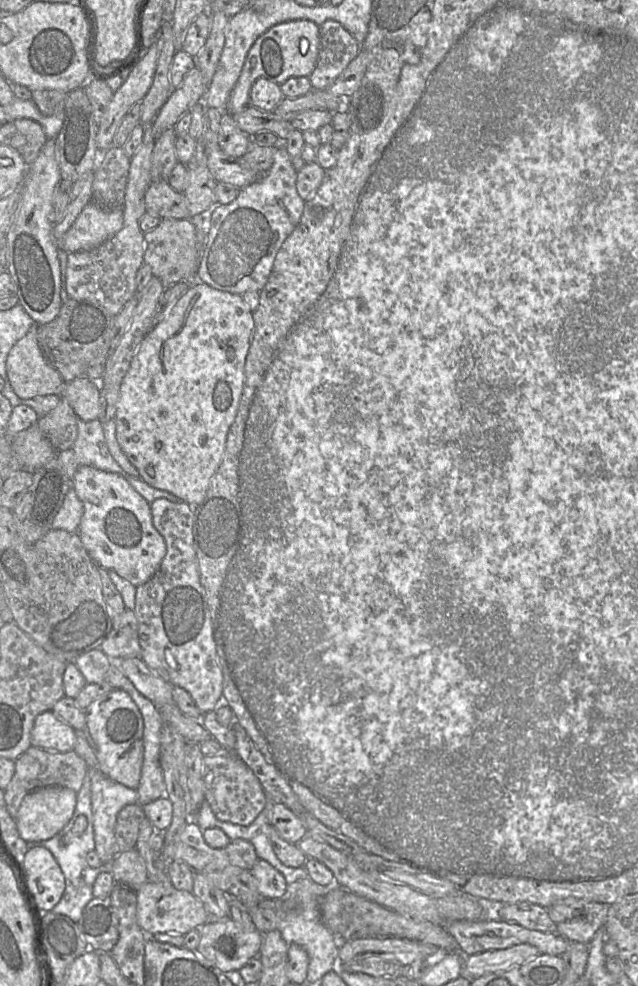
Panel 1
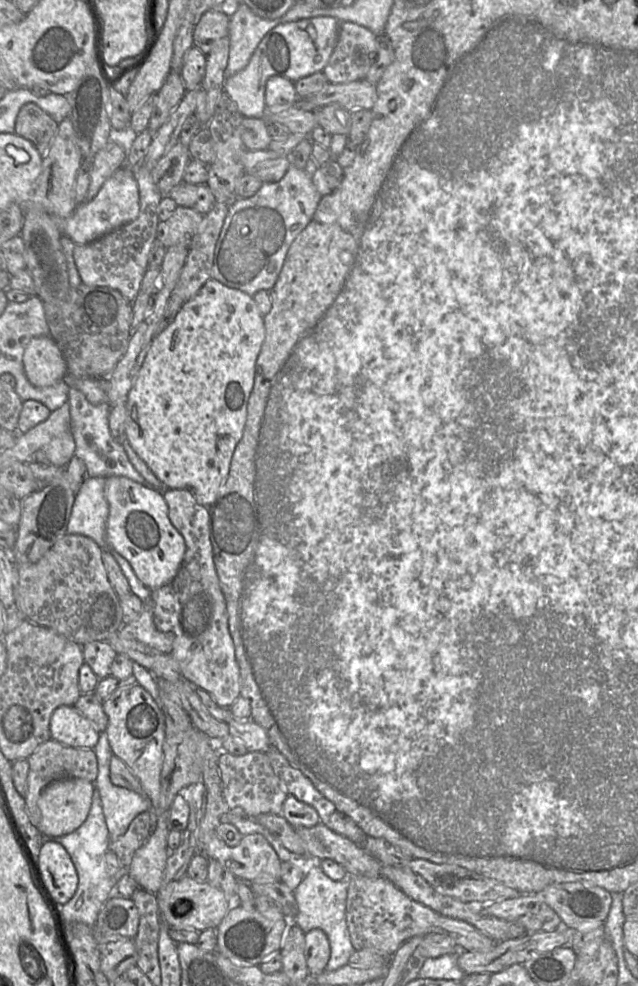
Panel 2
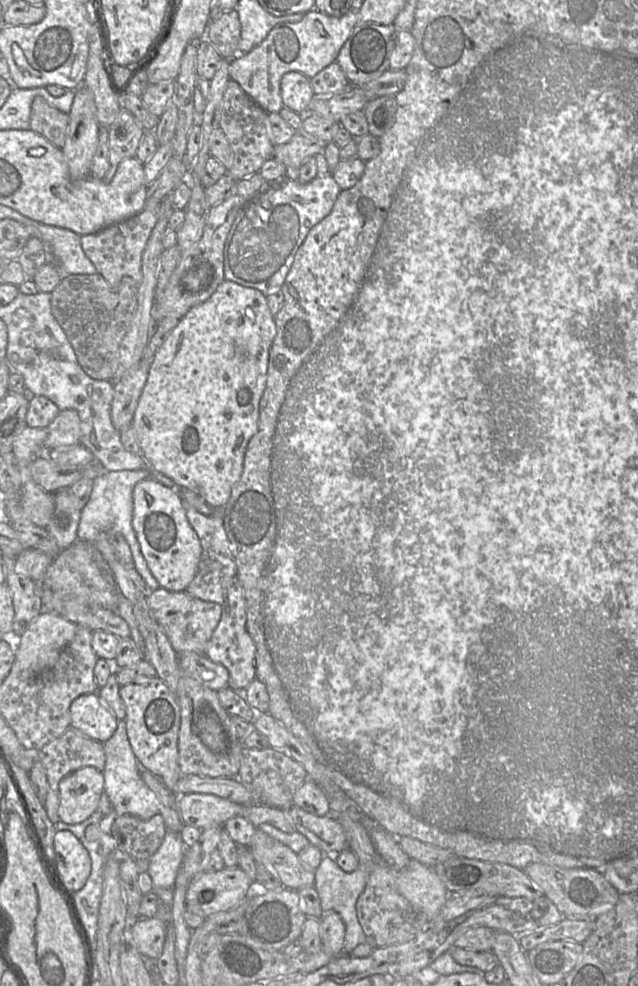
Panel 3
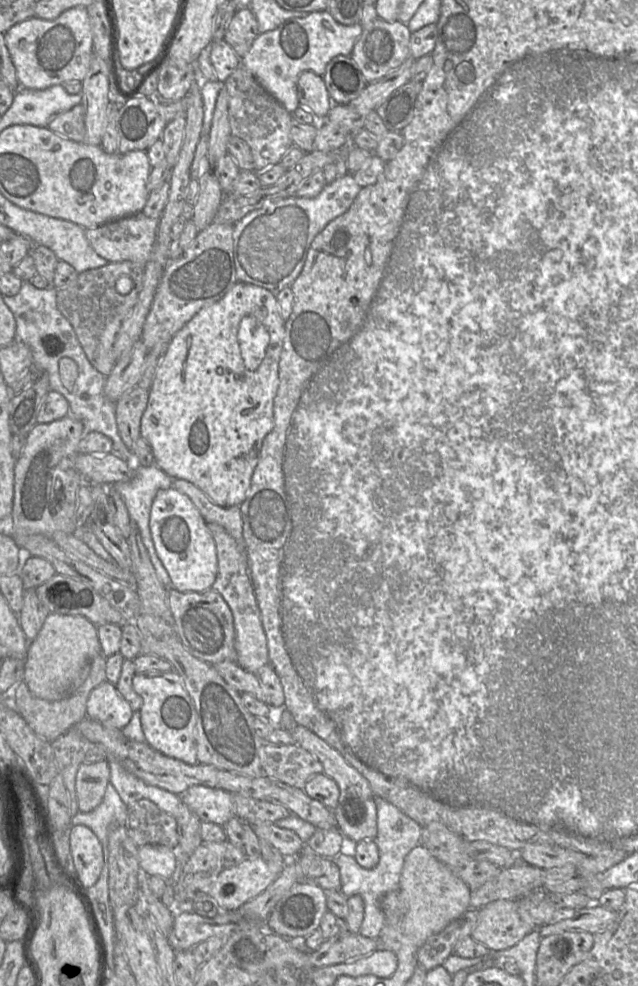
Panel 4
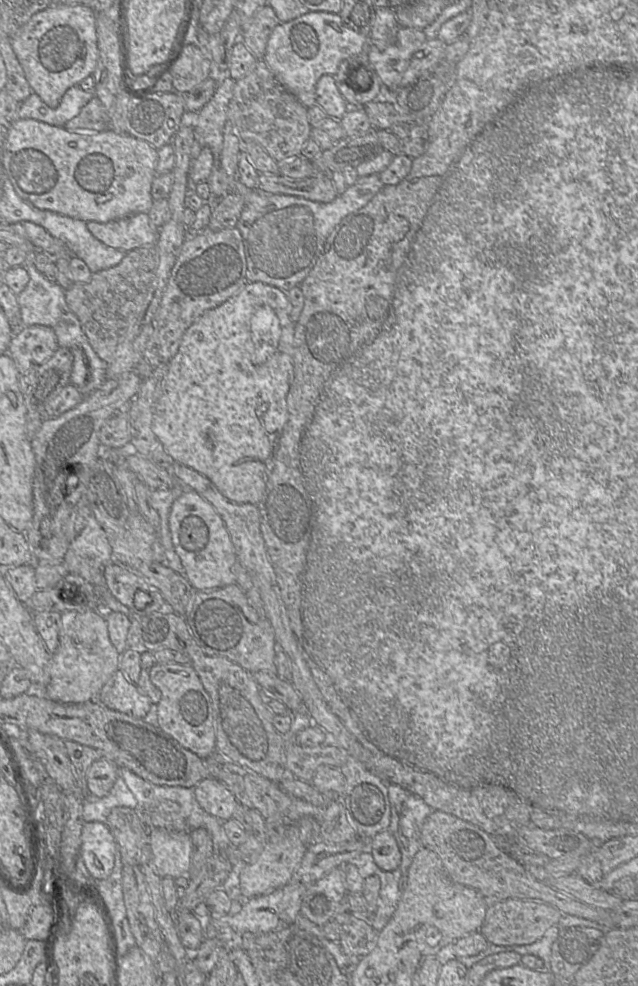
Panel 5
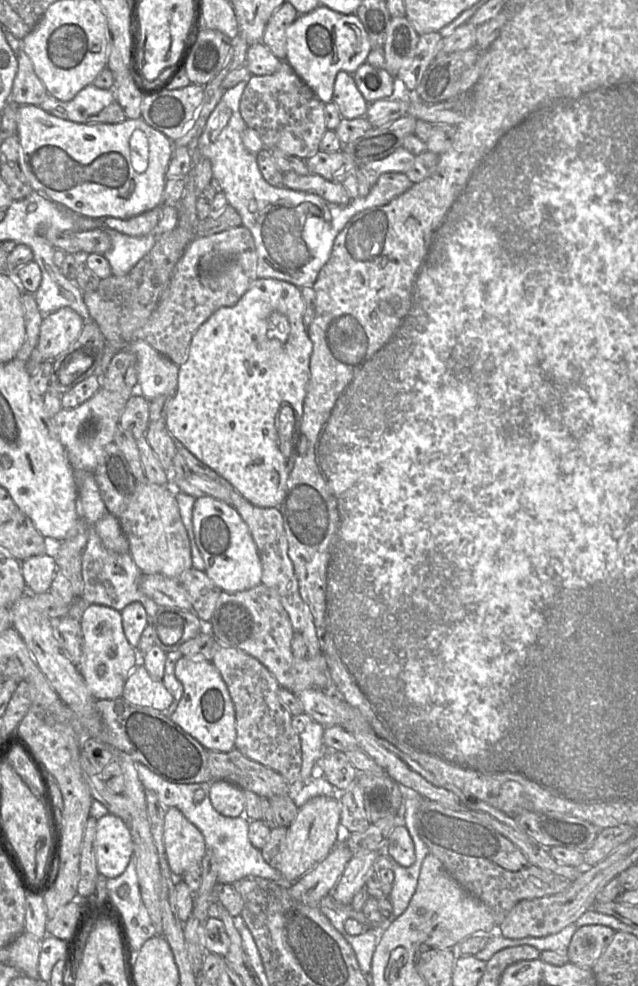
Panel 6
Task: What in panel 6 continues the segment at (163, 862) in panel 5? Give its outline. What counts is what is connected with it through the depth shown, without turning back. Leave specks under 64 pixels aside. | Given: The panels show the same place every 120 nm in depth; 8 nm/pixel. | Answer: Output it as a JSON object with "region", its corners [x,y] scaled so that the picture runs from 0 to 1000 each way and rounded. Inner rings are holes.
{"region":[[[274,818],[259,827],[255,856],[263,878],[277,890],[313,876],[324,862],[317,845]]]}

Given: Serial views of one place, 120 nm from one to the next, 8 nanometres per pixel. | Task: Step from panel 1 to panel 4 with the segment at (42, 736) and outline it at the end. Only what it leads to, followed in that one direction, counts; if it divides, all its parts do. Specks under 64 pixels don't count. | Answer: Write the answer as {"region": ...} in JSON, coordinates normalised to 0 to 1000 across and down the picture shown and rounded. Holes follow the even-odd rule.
{"region":[[[165,690],[138,707],[133,727],[165,736],[191,739],[210,721],[185,702],[180,694]]]}

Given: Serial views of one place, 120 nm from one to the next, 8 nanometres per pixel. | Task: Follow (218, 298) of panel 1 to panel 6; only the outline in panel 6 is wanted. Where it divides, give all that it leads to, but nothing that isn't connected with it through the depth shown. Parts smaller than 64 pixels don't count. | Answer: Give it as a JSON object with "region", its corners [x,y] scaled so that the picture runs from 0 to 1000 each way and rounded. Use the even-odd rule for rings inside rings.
{"region":[[[401,283],[368,309],[342,313],[307,336],[299,347],[295,365],[281,373],[276,398],[263,408],[260,434],[273,446],[284,448],[307,465],[335,477],[392,511],[409,515],[433,515],[442,510],[462,465],[472,463],[469,469],[475,471],[498,471],[498,455],[506,441],[495,441],[495,435],[478,433],[475,425],[475,411],[486,383],[484,369],[491,353],[476,329],[476,317],[478,306],[472,292],[436,283]]]}

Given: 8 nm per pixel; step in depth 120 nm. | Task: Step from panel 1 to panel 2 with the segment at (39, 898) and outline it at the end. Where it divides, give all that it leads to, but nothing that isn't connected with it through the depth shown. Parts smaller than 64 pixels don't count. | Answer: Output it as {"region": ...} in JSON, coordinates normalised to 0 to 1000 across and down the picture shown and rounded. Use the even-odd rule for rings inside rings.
{"region":[[[71,853],[56,871],[82,911],[92,918],[107,915],[122,899],[122,886],[108,865],[94,855]]]}

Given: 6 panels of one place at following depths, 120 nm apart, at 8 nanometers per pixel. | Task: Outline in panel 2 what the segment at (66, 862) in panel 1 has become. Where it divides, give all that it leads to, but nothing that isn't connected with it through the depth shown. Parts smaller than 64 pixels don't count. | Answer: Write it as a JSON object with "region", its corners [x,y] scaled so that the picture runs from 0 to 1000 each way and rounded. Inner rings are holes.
{"region":[[[154,801],[147,802],[139,825],[127,838],[94,849],[72,849],[72,853],[94,855],[103,861],[122,886],[116,909],[102,917],[92,918],[99,932],[102,935],[122,935],[146,940],[165,915],[172,910],[188,910],[177,905],[182,891],[166,881],[165,866],[171,863],[172,850]]]}

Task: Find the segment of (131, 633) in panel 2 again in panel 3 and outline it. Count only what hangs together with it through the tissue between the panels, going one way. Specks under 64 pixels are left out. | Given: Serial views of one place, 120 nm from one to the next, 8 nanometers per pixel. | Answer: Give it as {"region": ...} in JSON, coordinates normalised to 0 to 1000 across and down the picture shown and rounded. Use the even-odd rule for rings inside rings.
{"region":[[[254,595],[234,600],[230,613],[277,662],[320,663],[323,653],[346,628],[345,614],[304,606],[292,599],[268,600]]]}

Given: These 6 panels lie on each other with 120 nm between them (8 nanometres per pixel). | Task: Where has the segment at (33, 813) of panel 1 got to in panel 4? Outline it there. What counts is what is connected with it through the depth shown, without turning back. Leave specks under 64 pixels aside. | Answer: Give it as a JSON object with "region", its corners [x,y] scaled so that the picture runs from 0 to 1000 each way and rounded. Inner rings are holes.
{"region":[[[168,771],[130,774],[119,785],[119,810],[124,824],[139,824],[161,810],[172,791]]]}

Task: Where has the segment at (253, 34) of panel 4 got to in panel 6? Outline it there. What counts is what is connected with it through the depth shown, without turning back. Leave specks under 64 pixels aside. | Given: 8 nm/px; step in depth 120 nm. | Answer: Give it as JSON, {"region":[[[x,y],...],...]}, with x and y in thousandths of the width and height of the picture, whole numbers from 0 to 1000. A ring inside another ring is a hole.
{"region":[[[451,2],[440,5],[418,22],[411,42],[439,61],[448,56],[448,31],[467,18],[469,13]]]}

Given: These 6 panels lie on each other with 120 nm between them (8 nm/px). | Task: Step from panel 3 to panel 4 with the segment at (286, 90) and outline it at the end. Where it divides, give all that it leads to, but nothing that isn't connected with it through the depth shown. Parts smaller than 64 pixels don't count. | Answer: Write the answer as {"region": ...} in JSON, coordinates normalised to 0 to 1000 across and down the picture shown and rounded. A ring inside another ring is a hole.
{"region":[[[480,72],[466,82],[470,109],[478,110],[498,120],[509,120],[520,108],[528,106],[513,92],[506,78]]]}

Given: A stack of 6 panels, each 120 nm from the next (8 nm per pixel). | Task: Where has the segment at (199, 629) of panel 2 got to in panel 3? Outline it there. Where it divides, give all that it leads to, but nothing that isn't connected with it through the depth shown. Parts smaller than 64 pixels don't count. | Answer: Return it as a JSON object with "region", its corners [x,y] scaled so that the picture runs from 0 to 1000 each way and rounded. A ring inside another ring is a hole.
{"region":[[[288,506],[287,508],[293,526],[309,541],[317,555],[309,580],[290,599],[304,606],[339,612],[348,618],[346,628],[323,653],[320,664],[357,680],[357,698],[382,701],[401,685],[401,654],[386,637],[386,610],[373,587],[370,571],[350,533],[339,527],[339,521],[320,522],[293,511]]]}

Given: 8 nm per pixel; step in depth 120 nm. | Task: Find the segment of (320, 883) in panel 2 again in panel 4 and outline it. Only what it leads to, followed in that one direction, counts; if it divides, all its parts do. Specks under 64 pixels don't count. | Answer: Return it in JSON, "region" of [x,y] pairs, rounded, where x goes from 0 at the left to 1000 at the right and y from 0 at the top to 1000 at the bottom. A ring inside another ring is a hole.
{"region":[[[588,809],[591,819],[591,845],[586,853],[592,859],[594,874],[582,881],[564,878],[552,866],[530,866],[524,872],[533,882],[531,904],[542,910],[563,908],[571,914],[571,931],[561,946],[589,952],[605,936],[596,921],[597,911],[608,905],[625,903],[633,873],[639,865],[658,857],[661,841],[652,833],[600,809]]]}

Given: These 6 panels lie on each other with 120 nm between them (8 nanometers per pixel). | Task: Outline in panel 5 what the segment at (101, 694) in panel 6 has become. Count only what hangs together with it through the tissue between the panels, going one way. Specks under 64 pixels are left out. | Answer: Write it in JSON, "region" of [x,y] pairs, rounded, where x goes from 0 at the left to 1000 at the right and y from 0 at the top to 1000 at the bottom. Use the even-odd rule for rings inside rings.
{"region":[[[155,619],[96,622],[92,653],[82,663],[77,690],[63,702],[102,714],[150,711],[163,694],[185,680],[187,667],[171,648],[165,622]]]}

